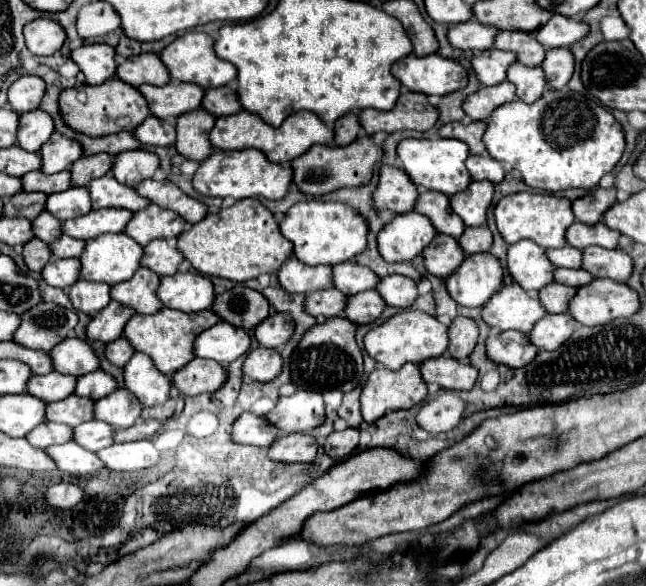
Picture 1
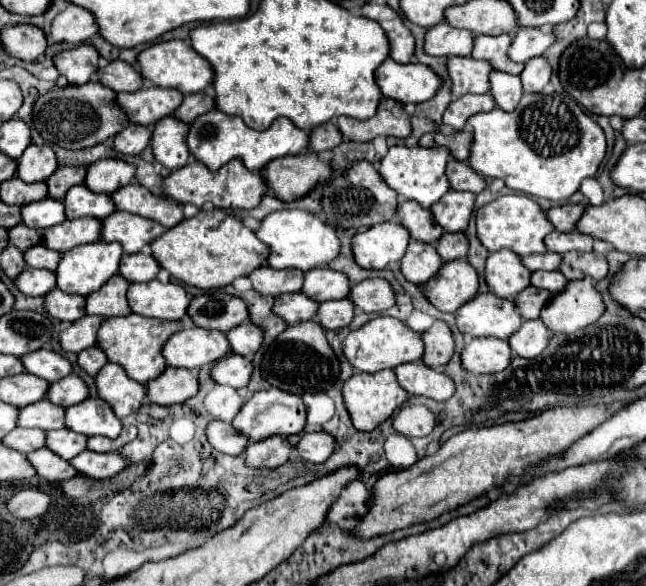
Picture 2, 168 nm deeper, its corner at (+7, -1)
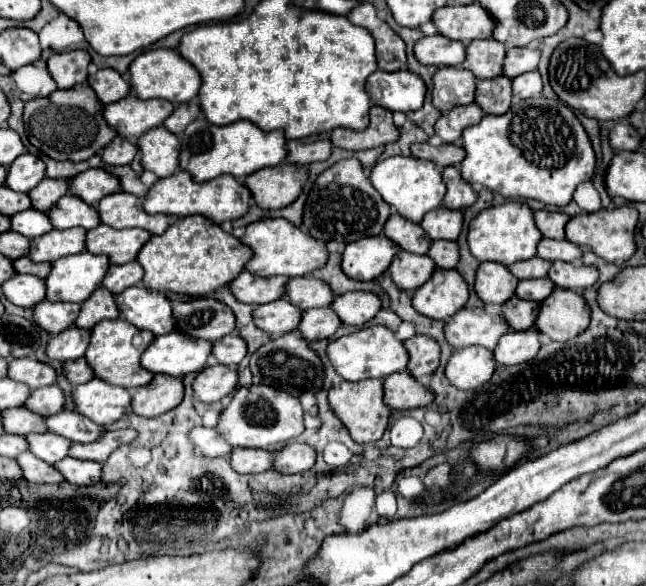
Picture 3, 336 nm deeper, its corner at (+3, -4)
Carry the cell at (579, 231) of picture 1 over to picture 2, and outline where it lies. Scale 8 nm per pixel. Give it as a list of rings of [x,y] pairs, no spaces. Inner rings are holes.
[[[552,231],[552,233],[546,235],[548,251],[556,251],[560,255],[564,255],[568,251],[588,253],[588,251],[592,251],[592,243],[594,243],[592,237],[582,235],[578,231],[572,231],[572,233],[556,233],[556,231]]]

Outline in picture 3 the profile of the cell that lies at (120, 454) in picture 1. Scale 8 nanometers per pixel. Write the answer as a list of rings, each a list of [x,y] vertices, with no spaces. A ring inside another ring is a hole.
[[[66,458],[60,460],[58,464],[54,464],[64,478],[70,484],[76,486],[90,486],[90,484],[98,484],[102,480],[102,464],[100,462],[90,462],[90,460],[78,460],[78,458]]]

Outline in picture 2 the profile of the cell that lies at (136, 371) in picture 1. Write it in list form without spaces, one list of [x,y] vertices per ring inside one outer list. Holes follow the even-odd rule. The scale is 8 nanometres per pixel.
[[[106,363],[100,369],[100,373],[94,377],[94,385],[96,385],[96,395],[102,401],[110,403],[118,419],[136,413],[146,397],[146,387],[130,379],[124,373],[124,369],[120,369],[120,365],[114,363]]]

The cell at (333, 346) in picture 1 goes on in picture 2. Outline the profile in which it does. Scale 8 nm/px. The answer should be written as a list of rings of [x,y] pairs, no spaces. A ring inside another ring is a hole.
[[[302,321],[298,325],[288,327],[286,331],[282,331],[274,339],[274,343],[268,347],[268,351],[264,353],[264,359],[260,365],[262,377],[272,387],[278,387],[278,389],[284,389],[284,391],[296,393],[296,395],[328,391],[338,379],[340,363],[338,363],[334,351],[330,349],[324,333],[326,331],[314,321]]]

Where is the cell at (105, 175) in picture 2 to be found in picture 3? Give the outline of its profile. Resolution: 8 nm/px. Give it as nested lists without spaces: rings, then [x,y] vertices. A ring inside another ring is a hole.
[[[90,168],[78,176],[72,178],[70,182],[70,194],[82,198],[84,202],[96,206],[98,200],[102,200],[104,196],[116,194],[120,192],[120,180],[118,176],[100,170],[100,168]]]

